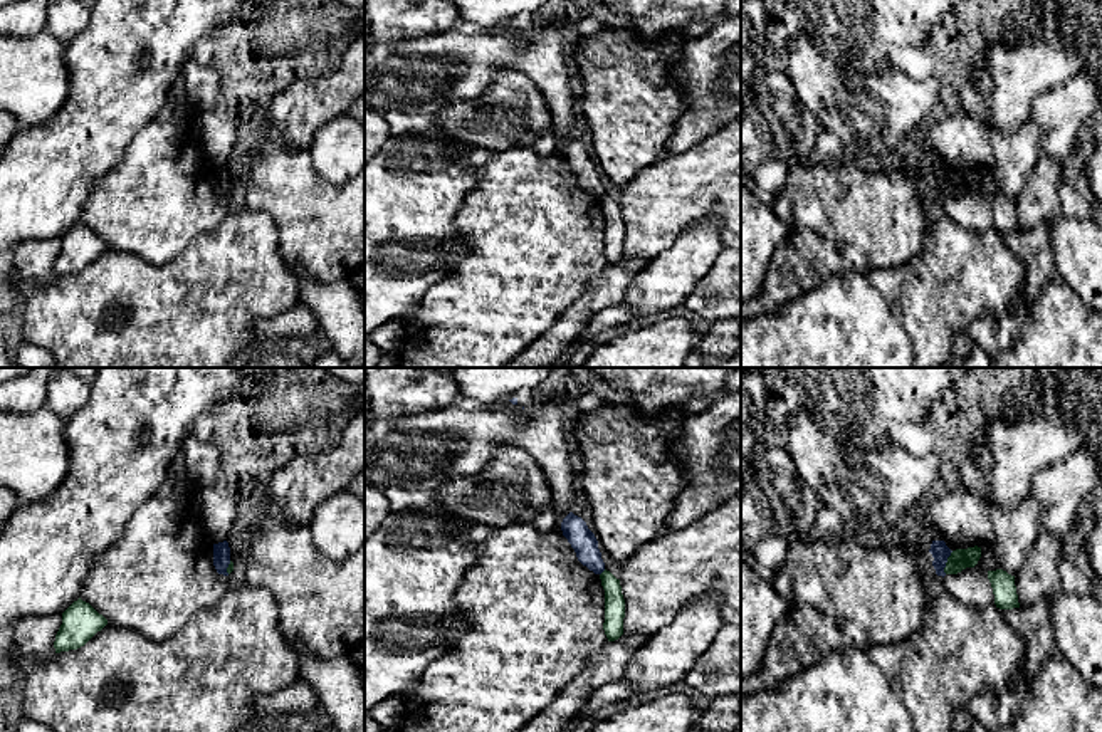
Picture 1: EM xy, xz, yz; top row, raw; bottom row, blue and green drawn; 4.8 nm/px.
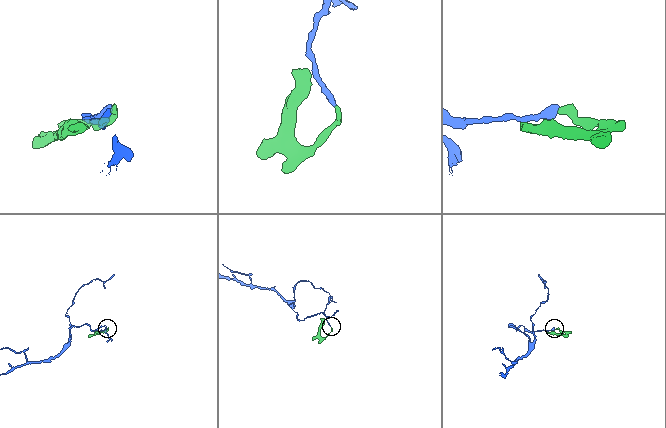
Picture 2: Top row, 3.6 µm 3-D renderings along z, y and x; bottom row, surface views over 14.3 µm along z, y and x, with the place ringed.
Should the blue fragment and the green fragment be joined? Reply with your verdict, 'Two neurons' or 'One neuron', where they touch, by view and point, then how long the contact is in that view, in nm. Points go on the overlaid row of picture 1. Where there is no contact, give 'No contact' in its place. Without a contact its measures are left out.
Two neurons. Touches blue at yz (946, 561). Shared border 120 nm

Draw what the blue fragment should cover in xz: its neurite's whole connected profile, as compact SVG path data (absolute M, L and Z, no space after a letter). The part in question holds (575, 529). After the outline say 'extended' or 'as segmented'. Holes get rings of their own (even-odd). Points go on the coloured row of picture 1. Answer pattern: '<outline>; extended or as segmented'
M569 512L561 522L561 531L575 549L578 561L595 574L601 574L605 571L605 562L598 549L598 541L586 522Z; as segmented

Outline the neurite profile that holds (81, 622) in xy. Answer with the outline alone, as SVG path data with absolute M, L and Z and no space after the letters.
M79 598L62 613L62 625L54 641L55 653L84 646L106 625L108 620Z

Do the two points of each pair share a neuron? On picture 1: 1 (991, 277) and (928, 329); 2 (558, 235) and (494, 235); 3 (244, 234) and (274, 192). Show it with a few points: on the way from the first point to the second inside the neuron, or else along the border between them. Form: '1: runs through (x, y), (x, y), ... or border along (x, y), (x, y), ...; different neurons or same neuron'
1: runs through (976, 281), (943, 314); same neuron
2: runs through (543, 235), (509, 235); same neuron
3: border along (246, 207), (262, 210), (274, 222), (278, 245); different neurons

